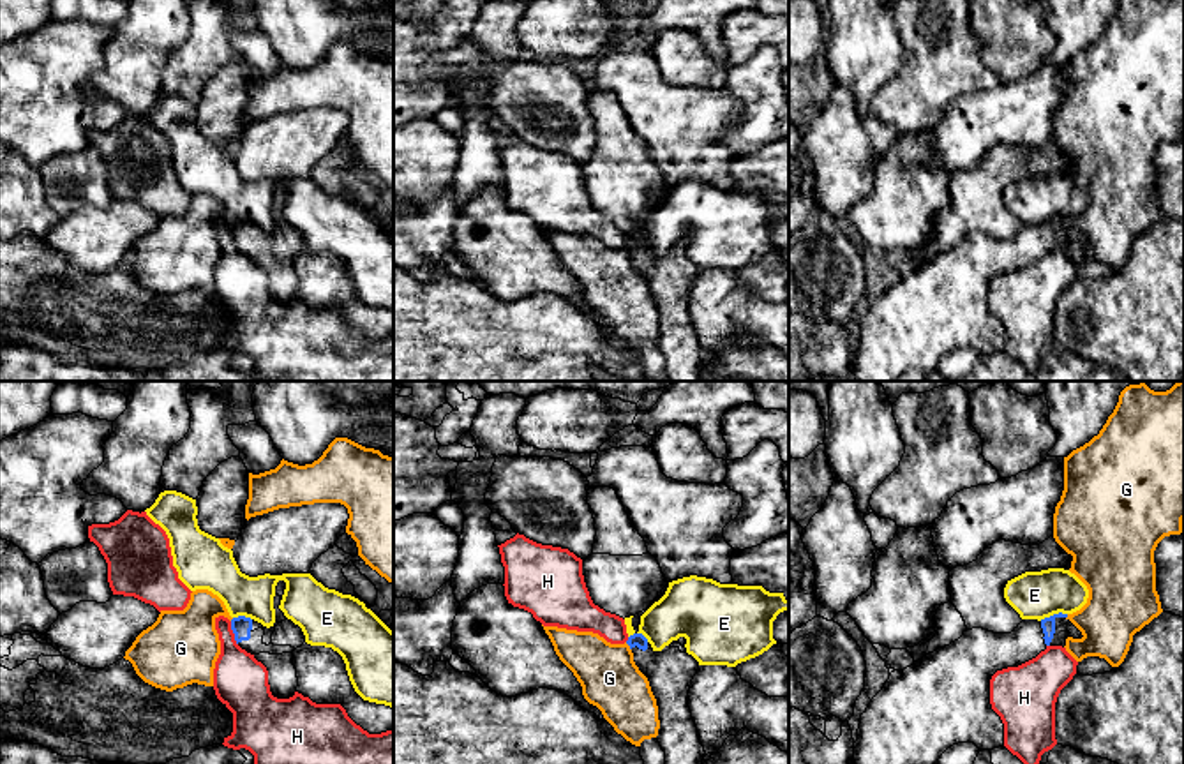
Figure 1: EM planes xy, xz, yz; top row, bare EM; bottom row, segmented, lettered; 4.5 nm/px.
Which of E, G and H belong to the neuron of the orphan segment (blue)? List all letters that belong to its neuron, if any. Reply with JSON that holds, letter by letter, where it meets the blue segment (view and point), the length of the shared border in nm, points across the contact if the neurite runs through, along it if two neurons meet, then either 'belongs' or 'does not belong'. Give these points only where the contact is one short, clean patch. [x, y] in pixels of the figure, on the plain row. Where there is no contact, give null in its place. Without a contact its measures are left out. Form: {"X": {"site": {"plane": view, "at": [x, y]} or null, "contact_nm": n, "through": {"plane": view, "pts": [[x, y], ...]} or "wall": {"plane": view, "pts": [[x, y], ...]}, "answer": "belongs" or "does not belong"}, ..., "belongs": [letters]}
{"E": {"site": {"plane": "yz", "at": [1052, 221]}, "contact_nm": 130, "wall": {"plane": "yz", "pts": [[1066, 217], [1056, 217], [1040, 224]]}, "answer": "does not belong"}, "G": {"site": {"plane": "xz", "at": [629, 249]}, "contact_nm": 50, "wall": {"plane": "xz", "pts": [[625, 247], [630, 254]]}, "answer": "does not belong"}, "H": {"site": {"plane": "xy", "at": [233, 237]}, "contact_nm": 120, "wall": {"plane": "xy", "pts": [[230, 226], [237, 249]]}, "answer": "does not belong"}, "belongs": []}

